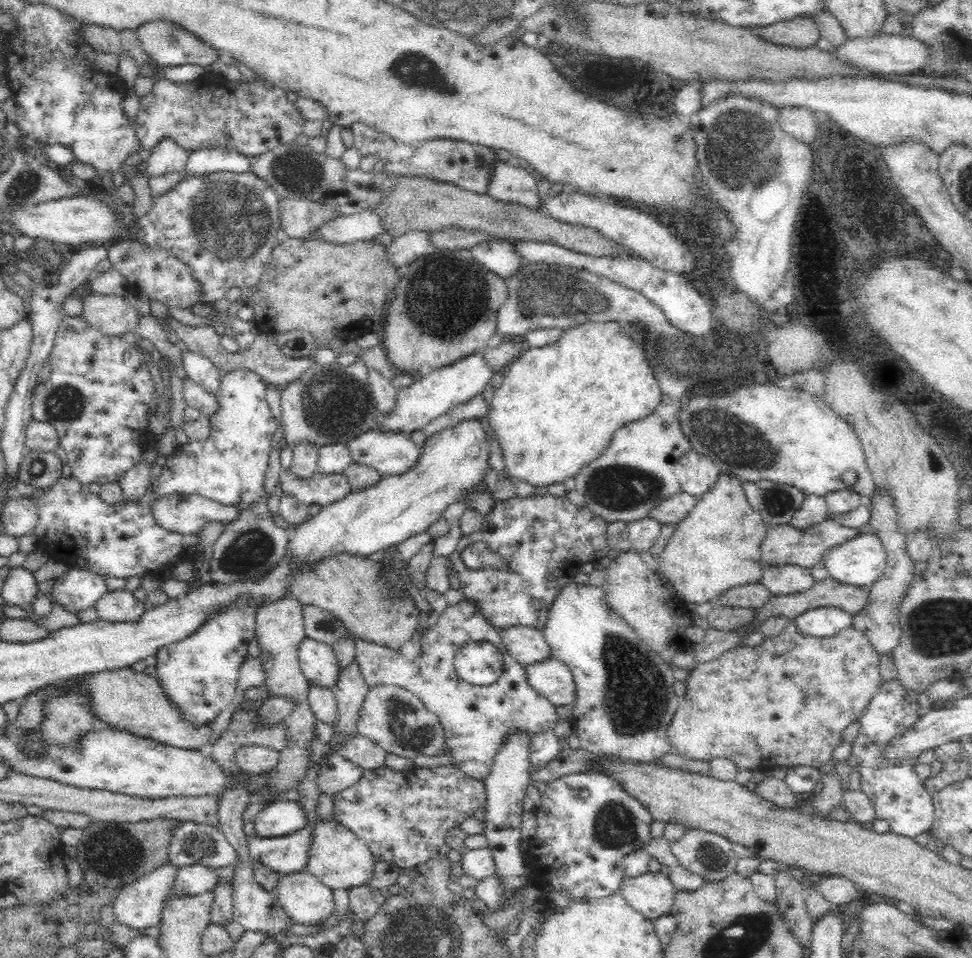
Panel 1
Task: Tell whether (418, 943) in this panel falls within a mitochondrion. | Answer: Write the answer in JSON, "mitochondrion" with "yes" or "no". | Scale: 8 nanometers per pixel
{"mitochondrion":"yes"}

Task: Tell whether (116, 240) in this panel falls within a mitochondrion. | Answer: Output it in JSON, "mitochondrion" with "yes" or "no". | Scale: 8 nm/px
{"mitochondrion":"no"}

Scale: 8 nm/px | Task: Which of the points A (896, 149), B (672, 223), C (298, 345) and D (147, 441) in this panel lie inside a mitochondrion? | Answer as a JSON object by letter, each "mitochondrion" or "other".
{"A":"other","B":"other","C":"other","D":"other"}

